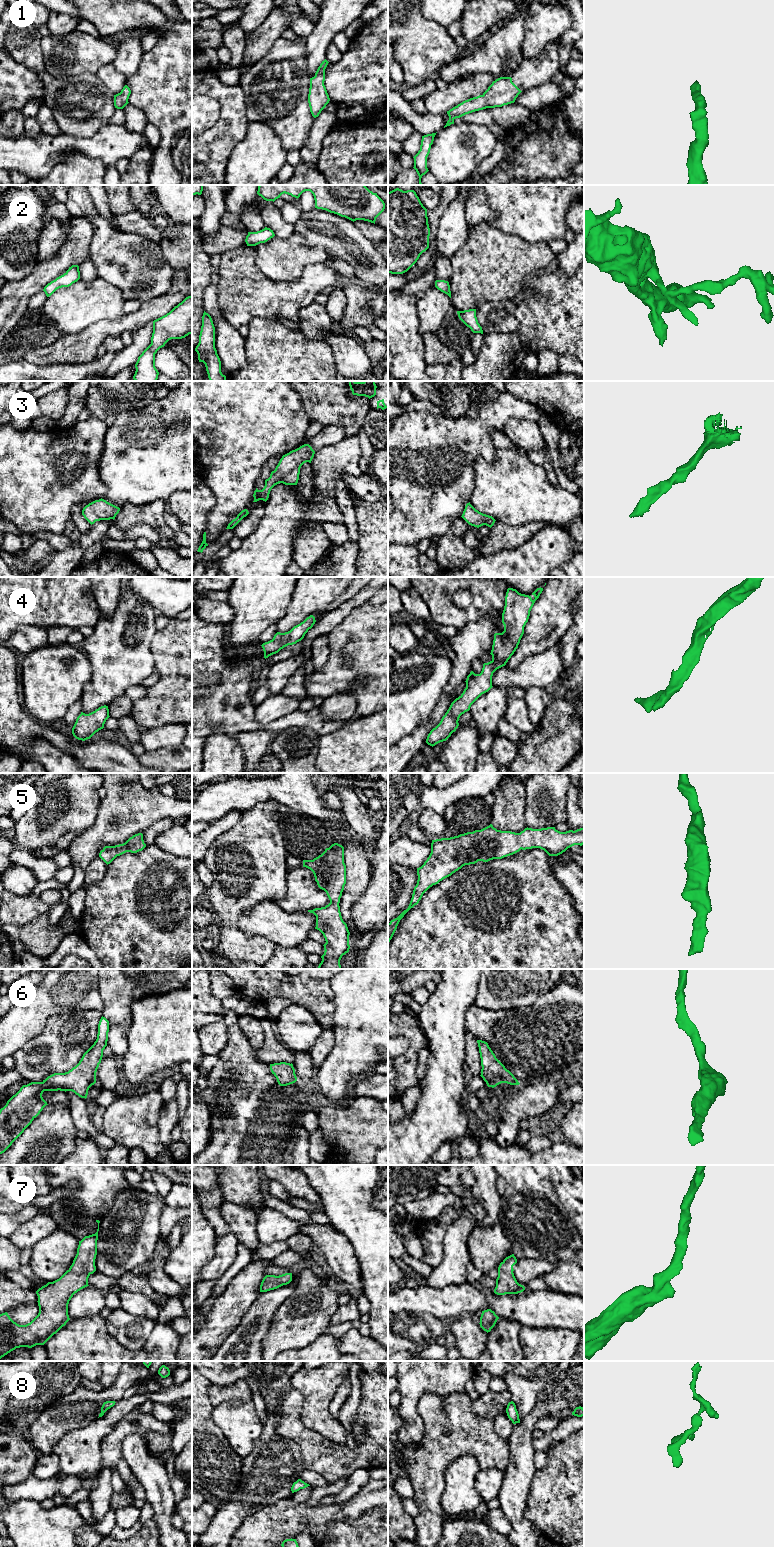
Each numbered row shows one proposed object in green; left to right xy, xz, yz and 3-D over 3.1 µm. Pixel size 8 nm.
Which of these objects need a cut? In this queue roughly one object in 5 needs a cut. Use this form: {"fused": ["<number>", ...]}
{"fused": []}

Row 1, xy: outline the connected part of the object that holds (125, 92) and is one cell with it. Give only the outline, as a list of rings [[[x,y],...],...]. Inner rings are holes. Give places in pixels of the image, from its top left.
[[[125,85],[120,93],[114,95],[114,106],[117,109],[123,109],[129,102],[129,96],[131,94],[130,88]]]

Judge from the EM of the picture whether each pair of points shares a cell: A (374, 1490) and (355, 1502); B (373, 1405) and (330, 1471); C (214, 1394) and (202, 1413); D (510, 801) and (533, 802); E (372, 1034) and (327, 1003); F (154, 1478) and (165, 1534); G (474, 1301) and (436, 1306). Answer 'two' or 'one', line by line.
A: one
B: one
C: two
D: two
E: two
F: one
G: one

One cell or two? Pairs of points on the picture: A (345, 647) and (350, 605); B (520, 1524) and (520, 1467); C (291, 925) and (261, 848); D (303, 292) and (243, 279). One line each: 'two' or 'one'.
A: two
B: one
C: two
D: one

